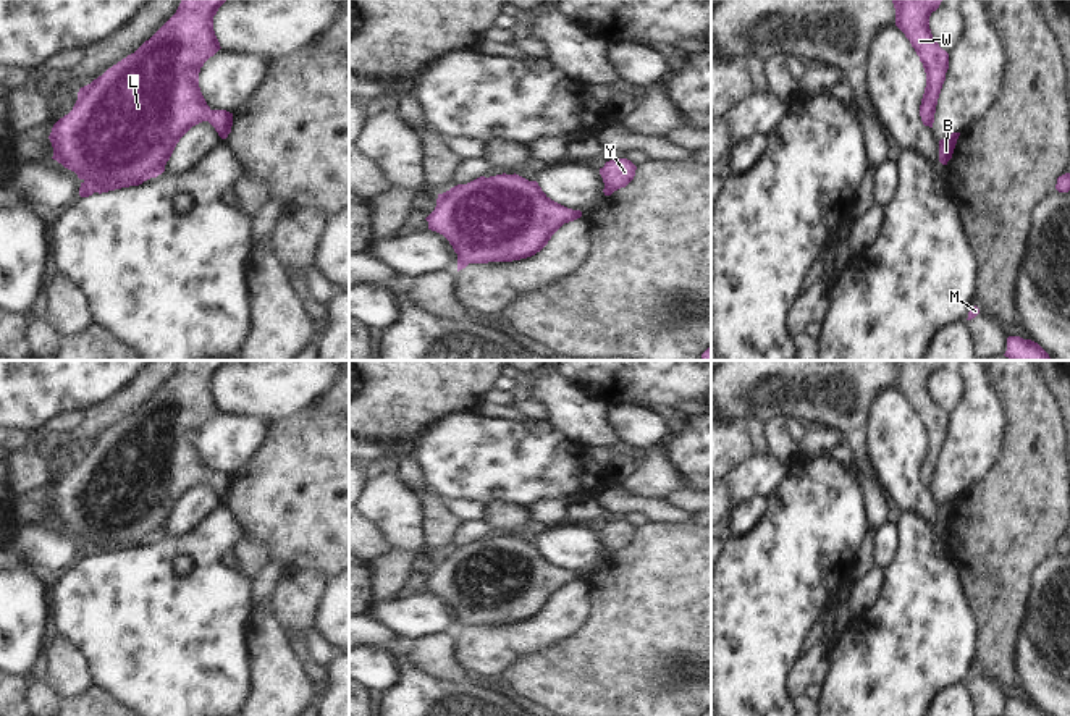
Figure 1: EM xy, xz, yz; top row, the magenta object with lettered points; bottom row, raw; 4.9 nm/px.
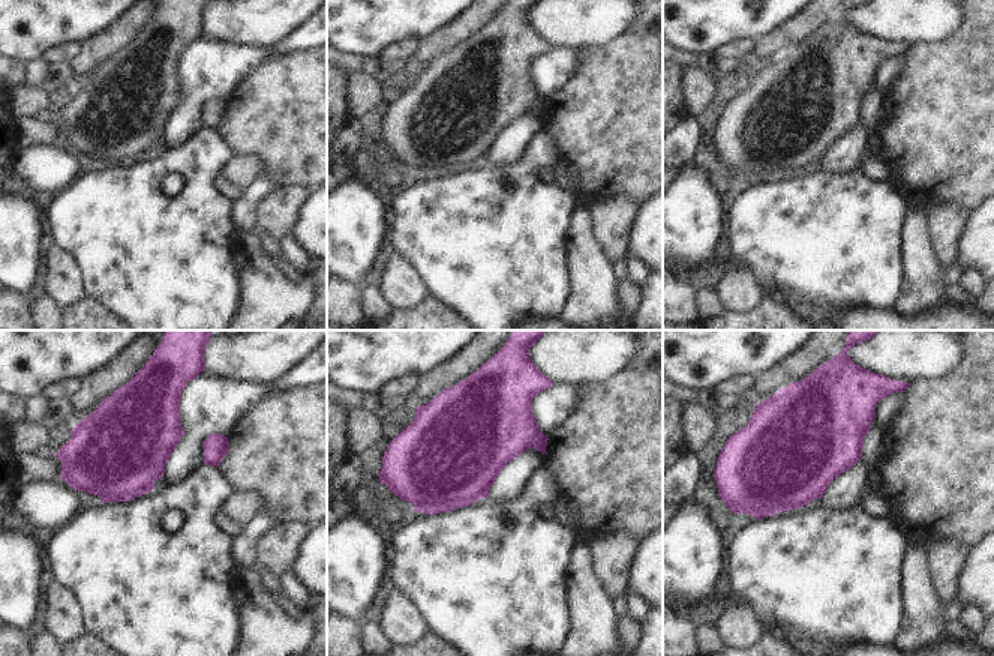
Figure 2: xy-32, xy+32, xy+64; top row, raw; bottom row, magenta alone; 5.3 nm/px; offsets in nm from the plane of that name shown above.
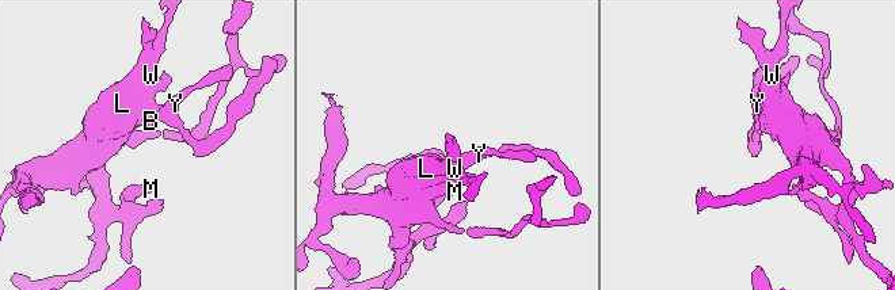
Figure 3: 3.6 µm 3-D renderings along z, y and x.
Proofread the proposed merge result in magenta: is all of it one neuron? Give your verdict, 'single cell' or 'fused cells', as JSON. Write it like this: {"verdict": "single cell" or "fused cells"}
{"verdict": "single cell"}

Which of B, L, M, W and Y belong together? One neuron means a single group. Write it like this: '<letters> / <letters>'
B L M W Y

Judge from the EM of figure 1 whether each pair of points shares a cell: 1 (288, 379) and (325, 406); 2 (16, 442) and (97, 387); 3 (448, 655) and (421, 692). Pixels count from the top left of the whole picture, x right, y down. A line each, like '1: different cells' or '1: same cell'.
1: different cells
2: different cells
3: different cells

